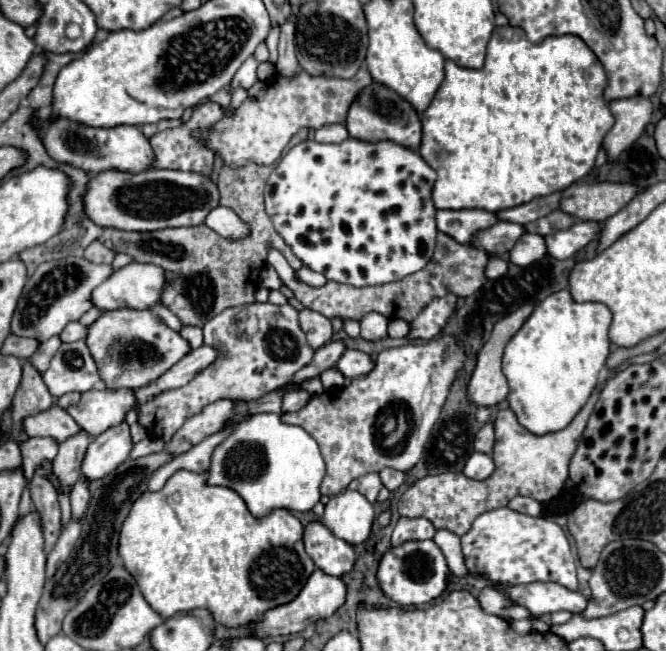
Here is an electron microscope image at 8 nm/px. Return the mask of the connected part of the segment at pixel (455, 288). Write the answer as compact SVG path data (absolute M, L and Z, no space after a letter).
M438 233L436 251L434 251L434 257L430 259L430 263L422 271L412 273L410 277L406 277L402 281L376 285L376 287L352 287L352 285L328 281L326 285L314 289L312 285L306 285L304 281L298 281L298 277L294 277L294 269L288 265L286 257L280 251L270 249L270 253L268 253L268 265L272 265L276 269L282 283L288 289L292 289L294 297L304 307L310 307L328 319L340 317L342 321L348 321L348 319L362 321L364 315L376 311L388 319L404 319L406 323L412 323L418 317L418 313L432 299L444 297L448 293L454 293L456 297L468 297L468 295L476 293L488 281L486 273L484 273L488 261L490 261L490 255L484 249L478 249L474 245L462 245L446 233Z

